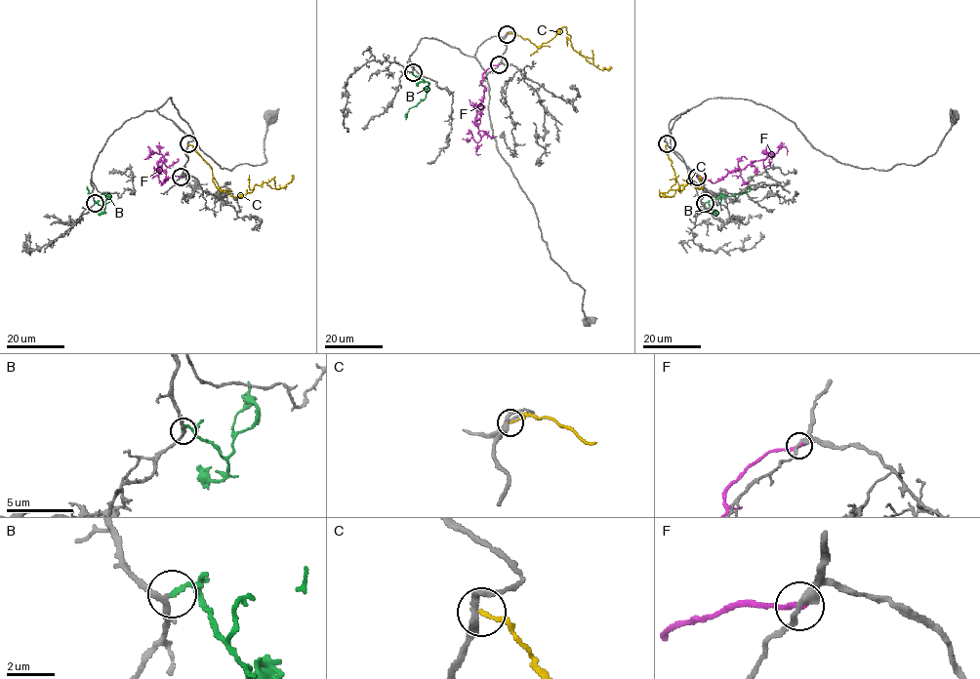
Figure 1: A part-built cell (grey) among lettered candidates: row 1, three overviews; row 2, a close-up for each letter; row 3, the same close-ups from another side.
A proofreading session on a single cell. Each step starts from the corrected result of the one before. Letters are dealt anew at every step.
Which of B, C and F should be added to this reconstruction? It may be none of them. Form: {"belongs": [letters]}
{"belongs": ["B"]}

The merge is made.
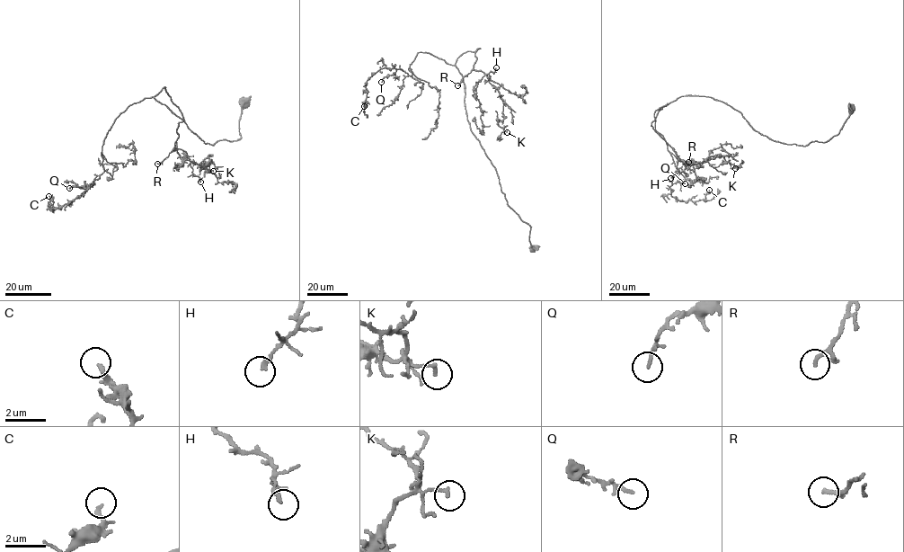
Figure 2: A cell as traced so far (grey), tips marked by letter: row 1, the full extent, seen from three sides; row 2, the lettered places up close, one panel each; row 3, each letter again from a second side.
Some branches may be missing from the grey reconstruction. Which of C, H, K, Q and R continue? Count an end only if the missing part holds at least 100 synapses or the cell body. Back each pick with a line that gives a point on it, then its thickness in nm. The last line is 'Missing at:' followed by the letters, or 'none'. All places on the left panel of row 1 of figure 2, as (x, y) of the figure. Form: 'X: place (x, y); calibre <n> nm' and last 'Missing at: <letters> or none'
H: place (200, 182); calibre 170 nm
R: place (157, 164); calibre 120 nm
Missing at: H, R

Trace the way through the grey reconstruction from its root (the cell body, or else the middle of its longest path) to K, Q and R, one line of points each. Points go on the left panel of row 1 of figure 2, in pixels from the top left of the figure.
K: (243, 101), (240, 138), (212, 145), (164, 87), (154, 97), (183, 120), (175, 147), (213, 171)
Q: (243, 101), (240, 138), (212, 145), (163, 87), (116, 119), (92, 185), (69, 188)
R: (243, 101), (240, 138), (212, 145), (188, 128), (163, 87), (154, 98), (183, 120), (174, 148), (157, 164)

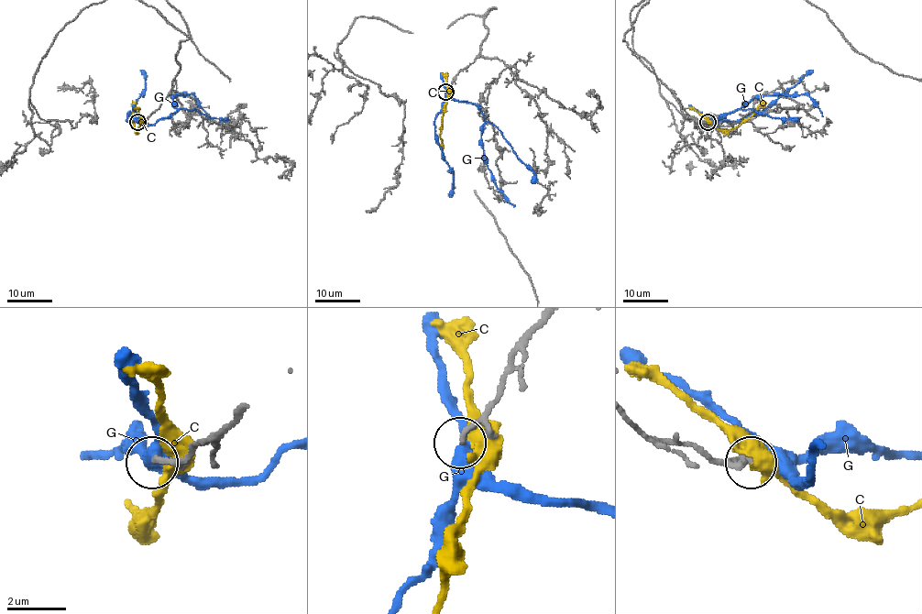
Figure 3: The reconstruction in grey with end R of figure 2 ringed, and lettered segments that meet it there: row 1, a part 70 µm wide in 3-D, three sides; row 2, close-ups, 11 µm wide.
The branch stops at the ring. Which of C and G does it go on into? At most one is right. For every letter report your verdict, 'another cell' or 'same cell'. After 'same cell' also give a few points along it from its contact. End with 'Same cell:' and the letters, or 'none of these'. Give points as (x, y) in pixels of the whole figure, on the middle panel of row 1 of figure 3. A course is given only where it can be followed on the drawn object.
C: another cell
G: another cell
Same cell: none of these

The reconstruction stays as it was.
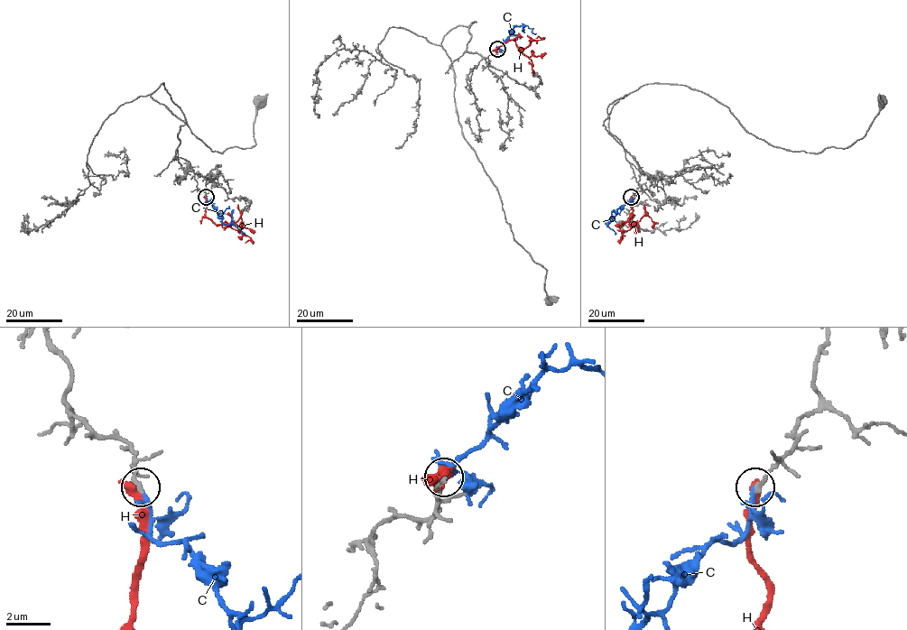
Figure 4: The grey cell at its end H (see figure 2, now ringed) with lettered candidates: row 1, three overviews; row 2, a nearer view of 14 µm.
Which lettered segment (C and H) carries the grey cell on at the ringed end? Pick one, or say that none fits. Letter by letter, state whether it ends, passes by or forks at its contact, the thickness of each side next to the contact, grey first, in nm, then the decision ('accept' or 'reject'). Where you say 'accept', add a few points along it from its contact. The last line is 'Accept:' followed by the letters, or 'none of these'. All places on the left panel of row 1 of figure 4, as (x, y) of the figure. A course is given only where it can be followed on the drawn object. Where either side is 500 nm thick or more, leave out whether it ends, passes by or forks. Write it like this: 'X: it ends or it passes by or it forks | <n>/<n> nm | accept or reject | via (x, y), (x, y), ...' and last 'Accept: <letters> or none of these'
C: it ends | 180/160 nm | accept | via (206, 198), (224, 224), (233, 224), (245, 234)
H: it ends | 190/460 nm | reject
Accept: C

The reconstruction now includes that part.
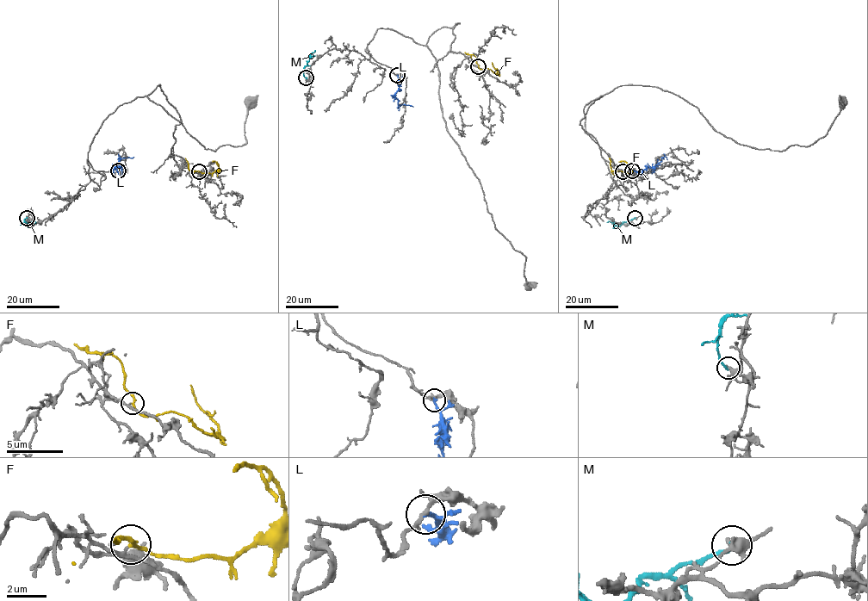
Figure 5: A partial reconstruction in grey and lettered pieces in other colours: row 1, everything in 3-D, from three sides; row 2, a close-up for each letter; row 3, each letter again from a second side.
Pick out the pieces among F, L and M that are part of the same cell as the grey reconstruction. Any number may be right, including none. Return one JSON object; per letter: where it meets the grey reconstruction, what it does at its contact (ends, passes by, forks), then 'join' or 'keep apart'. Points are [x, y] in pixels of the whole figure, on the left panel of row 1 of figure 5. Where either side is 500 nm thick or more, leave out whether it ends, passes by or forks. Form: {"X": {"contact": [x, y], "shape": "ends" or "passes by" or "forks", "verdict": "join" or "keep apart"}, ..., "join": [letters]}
{"F": {"contact": [199, 171], "shape": "passes by", "verdict": "keep apart"}, "L": {"contact": [118, 170], "shape": "ends", "verdict": "keep apart"}, "M": {"contact": [27, 218], "shape": "ends", "verdict": "keep apart"}, "join": []}

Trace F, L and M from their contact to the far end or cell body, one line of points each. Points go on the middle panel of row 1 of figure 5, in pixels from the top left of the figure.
F: (478, 66), (499, 73), (492, 62)
L: (397, 75), (399, 89), (394, 96), (399, 104), (413, 107)
M: (306, 78), (303, 71), (315, 50)

